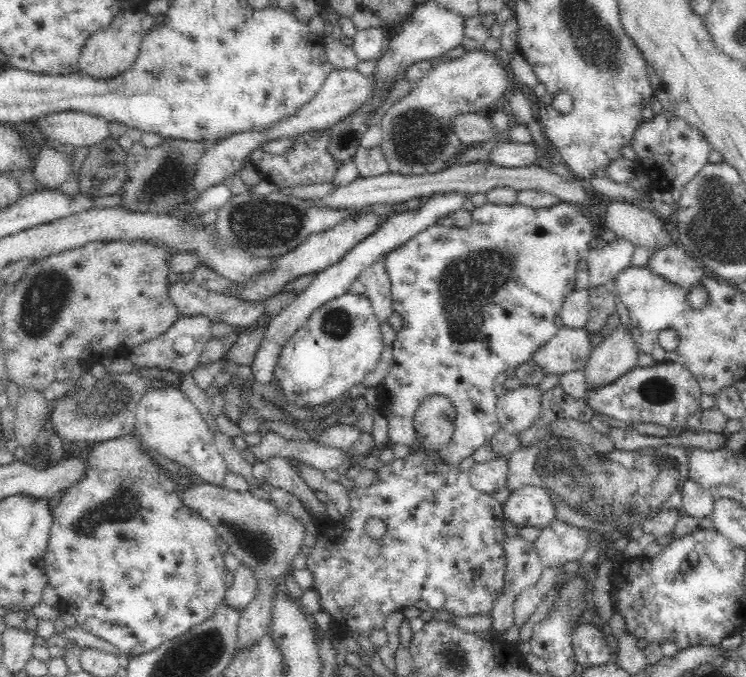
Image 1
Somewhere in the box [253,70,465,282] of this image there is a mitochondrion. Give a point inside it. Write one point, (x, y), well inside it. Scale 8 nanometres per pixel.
(417, 136)

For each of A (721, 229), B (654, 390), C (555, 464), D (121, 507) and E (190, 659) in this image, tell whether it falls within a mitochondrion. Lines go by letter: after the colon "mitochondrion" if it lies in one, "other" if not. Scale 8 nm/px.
A: mitochondrion
B: mitochondrion
C: mitochondrion
D: mitochondrion
E: mitochondrion

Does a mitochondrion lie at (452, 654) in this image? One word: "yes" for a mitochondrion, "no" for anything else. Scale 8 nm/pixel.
yes

